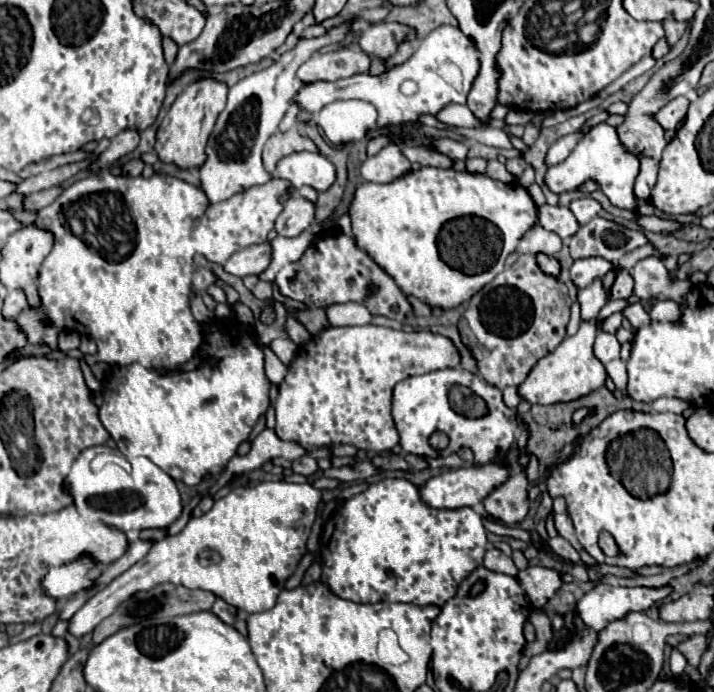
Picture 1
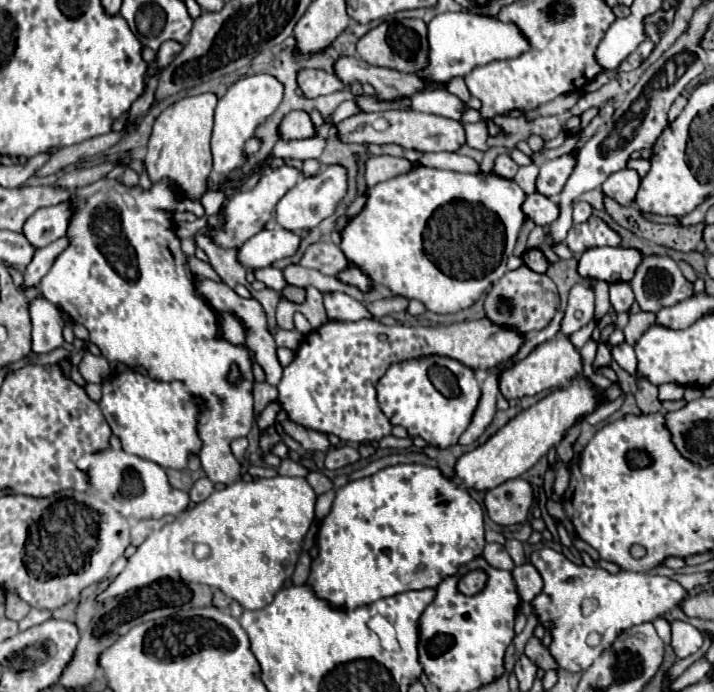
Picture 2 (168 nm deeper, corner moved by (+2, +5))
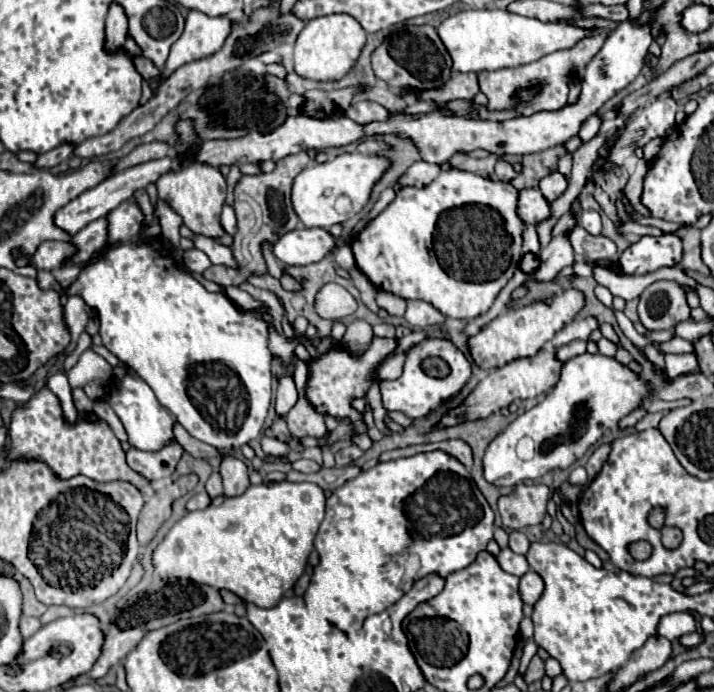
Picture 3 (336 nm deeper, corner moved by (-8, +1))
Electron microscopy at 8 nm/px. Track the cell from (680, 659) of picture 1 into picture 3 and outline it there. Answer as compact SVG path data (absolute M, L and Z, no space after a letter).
M669 613L669 615L663 615L659 619L659 625L657 625L657 633L667 637L669 641L673 639L679 639L687 633L693 633L697 631L697 621L691 613Z

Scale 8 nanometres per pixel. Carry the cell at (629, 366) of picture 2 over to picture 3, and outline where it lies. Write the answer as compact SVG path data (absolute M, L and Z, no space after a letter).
M645 404L641 405L635 411L629 413L619 422L619 426L622 429L635 426L647 413L647 407Z

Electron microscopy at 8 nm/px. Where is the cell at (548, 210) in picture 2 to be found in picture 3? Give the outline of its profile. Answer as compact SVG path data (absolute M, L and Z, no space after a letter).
M533 187L533 189L521 189L519 191L517 215L521 217L523 223L537 225L539 221L543 221L543 217L547 217L547 213L551 213L549 203L545 201L545 197L539 193L537 187Z

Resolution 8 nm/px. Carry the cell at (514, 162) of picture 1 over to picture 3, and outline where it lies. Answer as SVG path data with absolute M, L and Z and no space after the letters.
M499 159L499 161L495 163L495 175L497 175L497 179L501 179L501 181L511 181L517 173L513 171L511 163L507 163L505 159Z

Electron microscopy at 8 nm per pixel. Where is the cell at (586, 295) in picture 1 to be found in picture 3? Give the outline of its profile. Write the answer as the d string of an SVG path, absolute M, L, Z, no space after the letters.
M587 317L587 319L581 319L581 321L573 321L573 323L565 325L565 327L553 337L551 343L553 343L553 347L557 349L557 347L567 345L567 343L571 343L571 341L575 341L575 339L587 341L589 335L591 335L591 331L597 329L597 327L599 327L599 323L597 323L593 317Z

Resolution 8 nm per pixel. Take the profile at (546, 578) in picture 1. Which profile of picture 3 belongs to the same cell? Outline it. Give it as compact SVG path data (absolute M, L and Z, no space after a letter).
M535 571L525 573L519 583L519 593L527 605L535 605L543 593L543 579Z

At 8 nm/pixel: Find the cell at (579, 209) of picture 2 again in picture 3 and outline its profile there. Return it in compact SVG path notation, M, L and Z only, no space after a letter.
M581 211L579 213L579 225L587 229L591 235L601 233L601 217L597 211Z

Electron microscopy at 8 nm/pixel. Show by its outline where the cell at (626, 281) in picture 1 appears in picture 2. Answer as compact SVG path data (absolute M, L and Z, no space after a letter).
M587 249L579 257L577 273L583 279L597 281L603 279L607 283L631 281L633 273L641 261L641 253L637 249Z

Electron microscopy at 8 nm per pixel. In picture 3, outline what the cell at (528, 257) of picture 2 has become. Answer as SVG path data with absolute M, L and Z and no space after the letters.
M525 253L523 259L521 259L521 263L519 263L519 269L523 273L533 273L537 267L539 267L539 259L533 253Z

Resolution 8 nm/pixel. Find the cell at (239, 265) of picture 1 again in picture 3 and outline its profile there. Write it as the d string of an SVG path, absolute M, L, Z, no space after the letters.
M299 227L285 233L275 245L273 253L285 265L311 265L321 261L335 247L335 237L321 227Z

